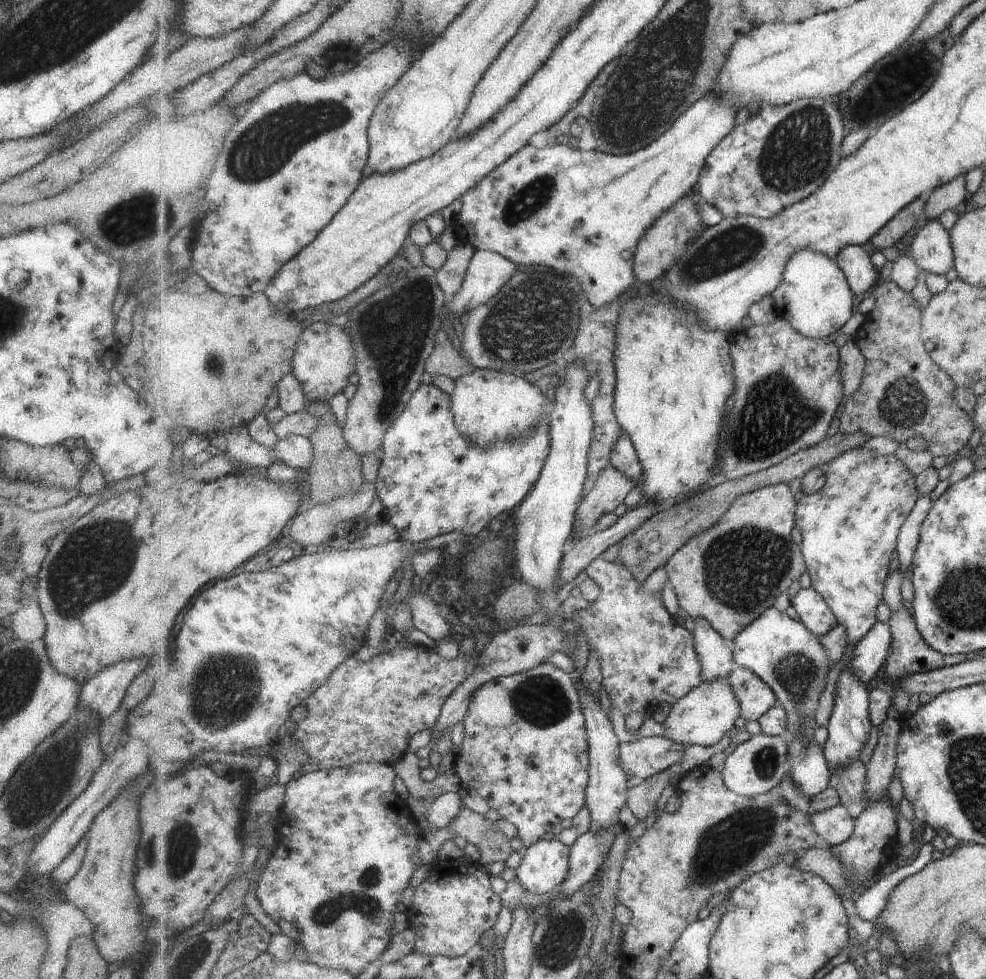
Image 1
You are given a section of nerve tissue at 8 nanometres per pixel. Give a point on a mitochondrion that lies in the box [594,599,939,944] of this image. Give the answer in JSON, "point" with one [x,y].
{"point":[730,847]}

